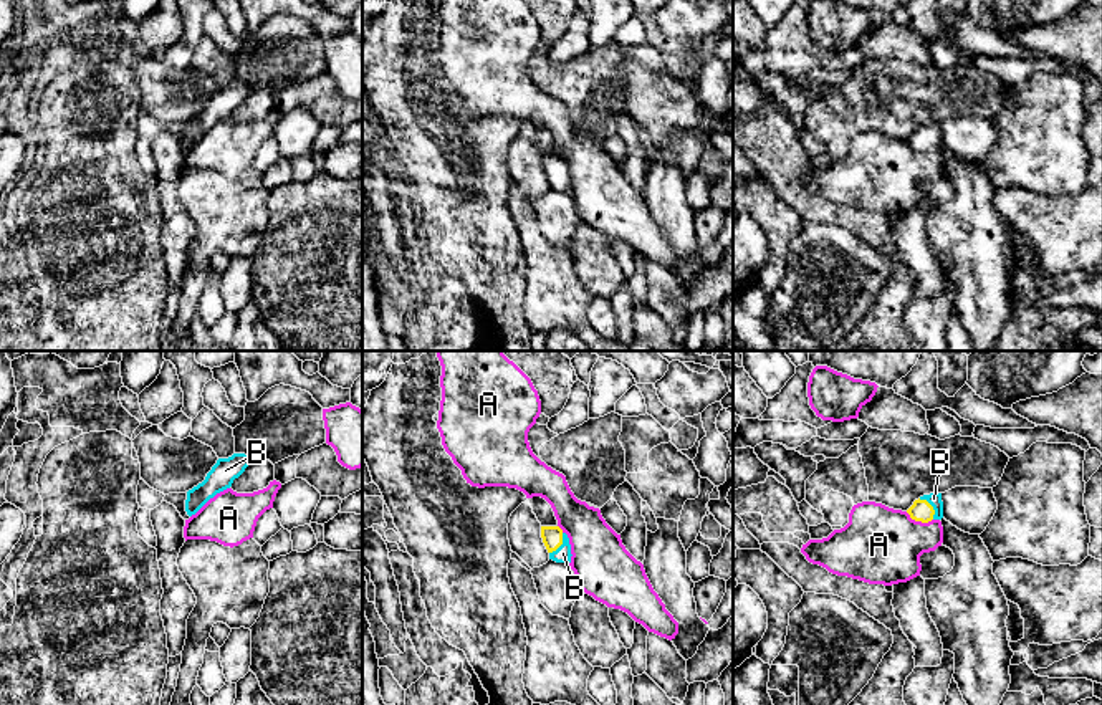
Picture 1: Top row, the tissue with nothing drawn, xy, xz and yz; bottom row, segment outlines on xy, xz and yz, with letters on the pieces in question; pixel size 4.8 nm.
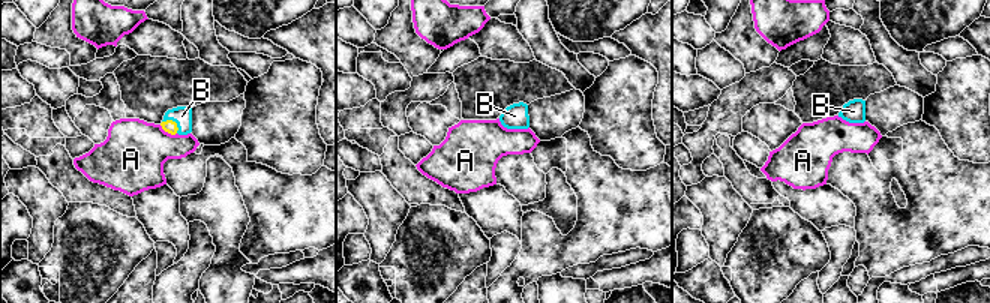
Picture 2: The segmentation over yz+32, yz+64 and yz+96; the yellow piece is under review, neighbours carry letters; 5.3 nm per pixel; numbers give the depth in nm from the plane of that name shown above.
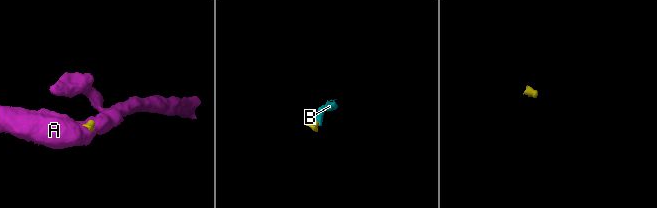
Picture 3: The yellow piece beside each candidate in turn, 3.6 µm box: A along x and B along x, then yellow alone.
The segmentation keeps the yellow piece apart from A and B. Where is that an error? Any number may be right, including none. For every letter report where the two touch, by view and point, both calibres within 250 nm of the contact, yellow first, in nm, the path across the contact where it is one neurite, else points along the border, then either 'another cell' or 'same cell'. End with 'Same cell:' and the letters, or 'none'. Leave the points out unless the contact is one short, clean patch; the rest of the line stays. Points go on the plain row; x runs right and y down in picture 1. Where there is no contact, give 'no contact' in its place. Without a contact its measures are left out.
A: contact yz (919, 149); calibres 100 and 380 nm; border yz (905, 141), (915, 149), (932, 149); another cell
B: contact yz (932, 136); calibres 100 and 60 nm; way yz (920, 139), (932, 136), (934, 128); same cell
Same cell: B

